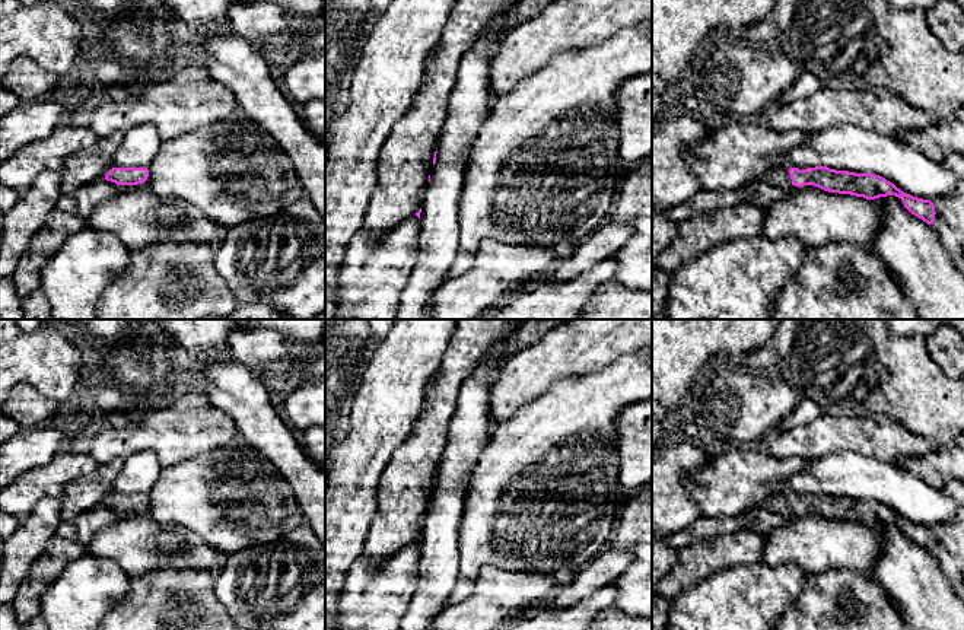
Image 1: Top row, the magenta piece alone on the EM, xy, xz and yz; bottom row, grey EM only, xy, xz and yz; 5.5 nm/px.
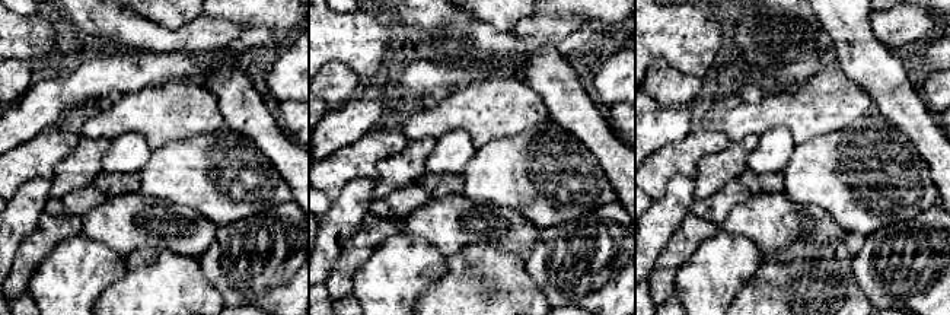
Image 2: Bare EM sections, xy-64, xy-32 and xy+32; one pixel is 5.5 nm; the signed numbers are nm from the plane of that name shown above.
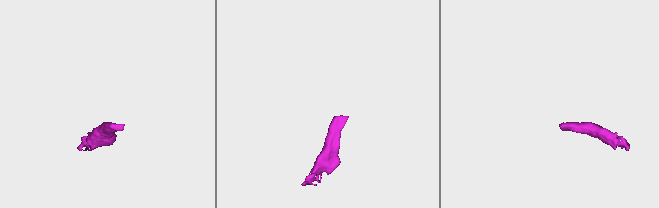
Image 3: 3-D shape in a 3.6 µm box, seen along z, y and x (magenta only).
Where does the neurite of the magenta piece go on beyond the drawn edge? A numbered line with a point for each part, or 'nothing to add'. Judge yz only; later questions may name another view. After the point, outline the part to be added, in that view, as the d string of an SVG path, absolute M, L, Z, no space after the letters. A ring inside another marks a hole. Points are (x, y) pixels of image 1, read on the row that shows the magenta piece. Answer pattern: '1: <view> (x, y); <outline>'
1: yz (779, 177); M774 168L764 172L755 182L766 182L777 188L789 188L792 185L788 168Z

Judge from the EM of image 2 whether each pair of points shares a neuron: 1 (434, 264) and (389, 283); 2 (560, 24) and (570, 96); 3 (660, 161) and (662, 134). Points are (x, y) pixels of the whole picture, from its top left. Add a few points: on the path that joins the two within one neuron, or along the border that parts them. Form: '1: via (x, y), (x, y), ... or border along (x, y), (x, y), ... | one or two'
1: via (423, 264), (411, 264), (401, 271) | one
2: border along (555, 44), (544, 44), (522, 53) | two
3: border along (689, 130), (682, 139), (660, 146), (650, 155) | two

